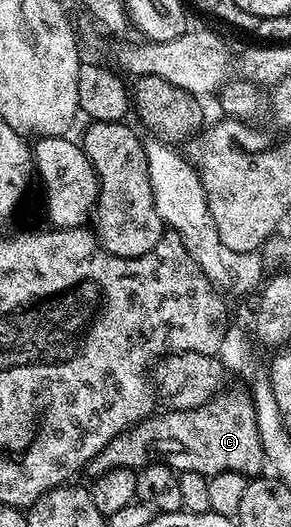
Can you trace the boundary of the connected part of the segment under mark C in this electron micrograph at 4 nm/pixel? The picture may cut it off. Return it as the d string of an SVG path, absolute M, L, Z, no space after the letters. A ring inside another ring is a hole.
M243 387L243 389L226 389L224 388L216 393L214 397L209 398L201 407L196 409L162 411L163 413L157 414L156 417L154 415L144 417L143 420L125 430L124 433L119 433L113 439L109 439L109 443L105 443L105 447L101 447L101 451L97 451L95 458L87 463L86 476L89 475L88 478L94 479L102 473L108 473L110 469L138 470L148 464L149 461L149 454L145 448L147 439L155 439L155 437L159 439L159 435L167 437L167 439L171 439L171 437L179 439L179 441L185 443L183 445L185 449L191 449L195 453L195 455L177 455L177 457L173 457L171 453L165 454L162 460L176 471L197 471L198 473L204 473L206 477L212 477L221 471L237 471L241 476L248 479L260 476L263 473L264 459L252 392L247 387Z

